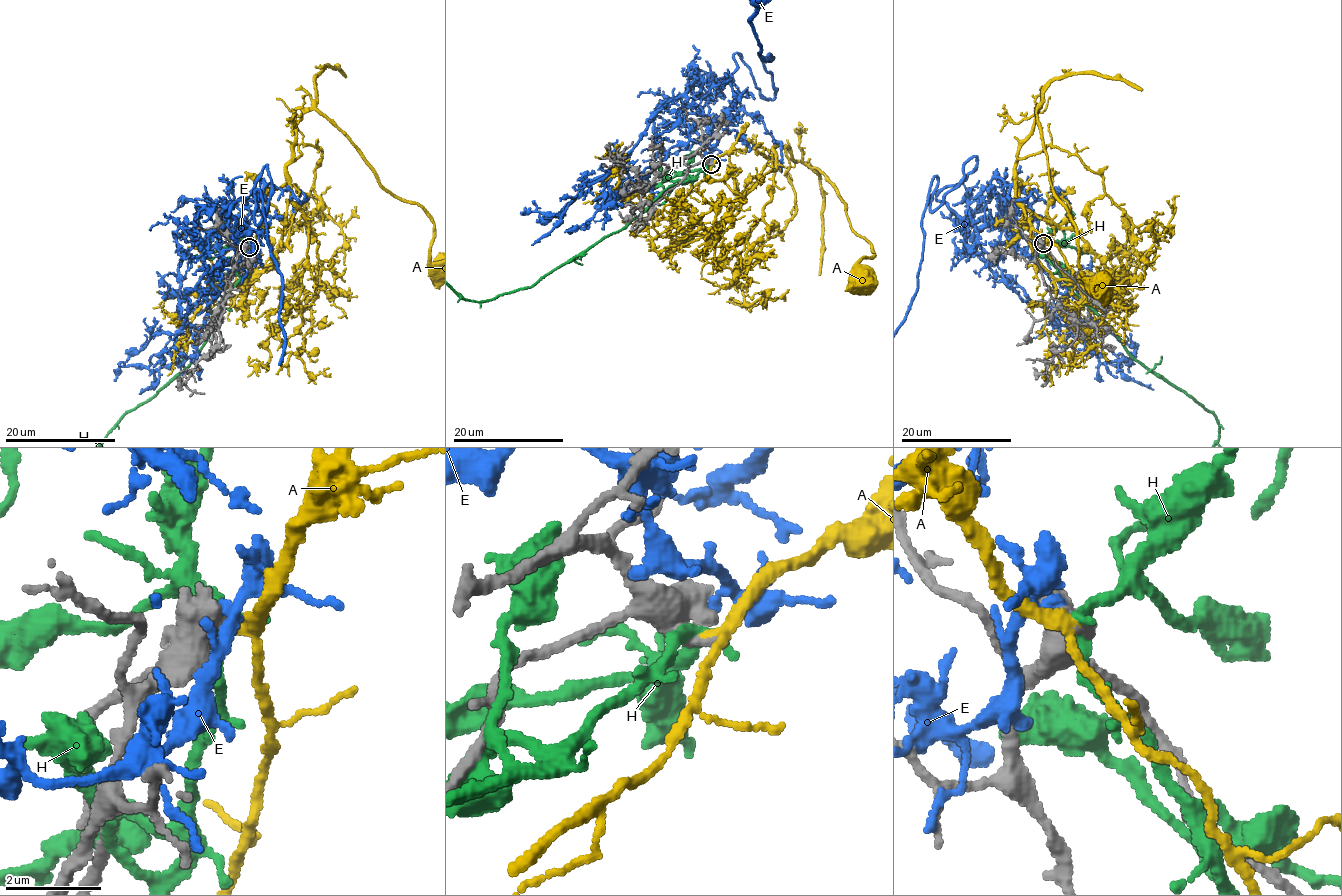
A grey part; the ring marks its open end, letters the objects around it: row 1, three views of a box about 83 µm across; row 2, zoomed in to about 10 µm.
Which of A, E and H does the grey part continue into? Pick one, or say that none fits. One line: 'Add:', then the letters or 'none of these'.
Add: A

